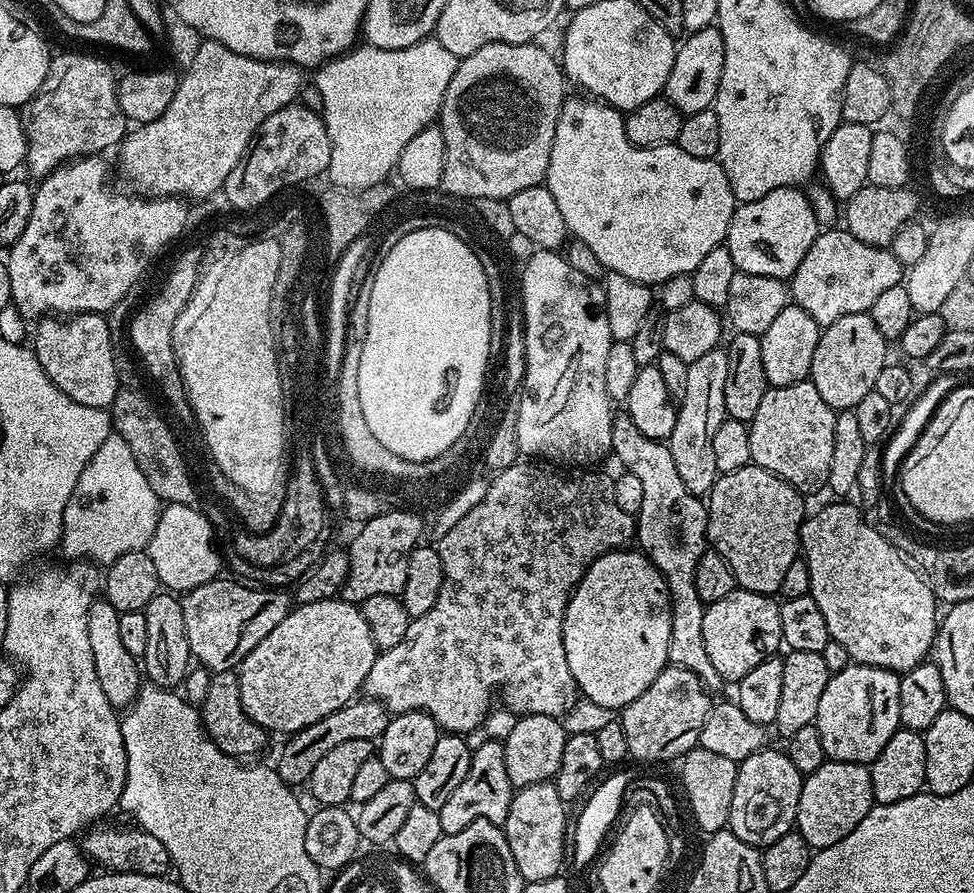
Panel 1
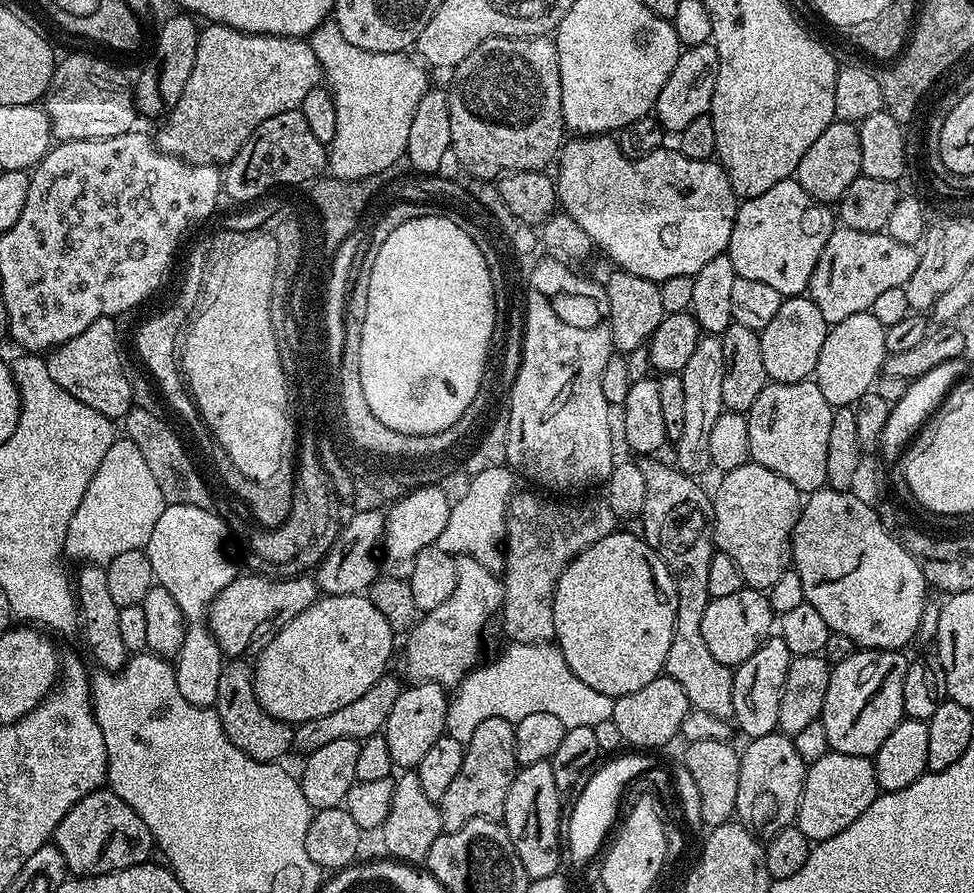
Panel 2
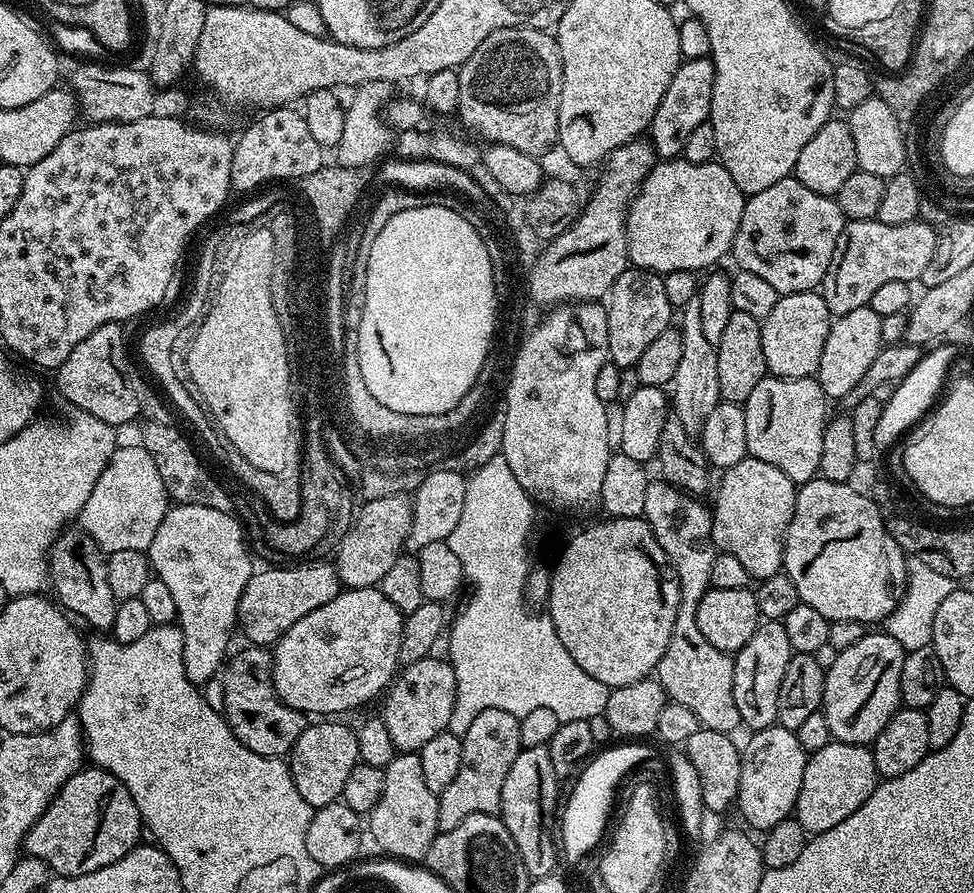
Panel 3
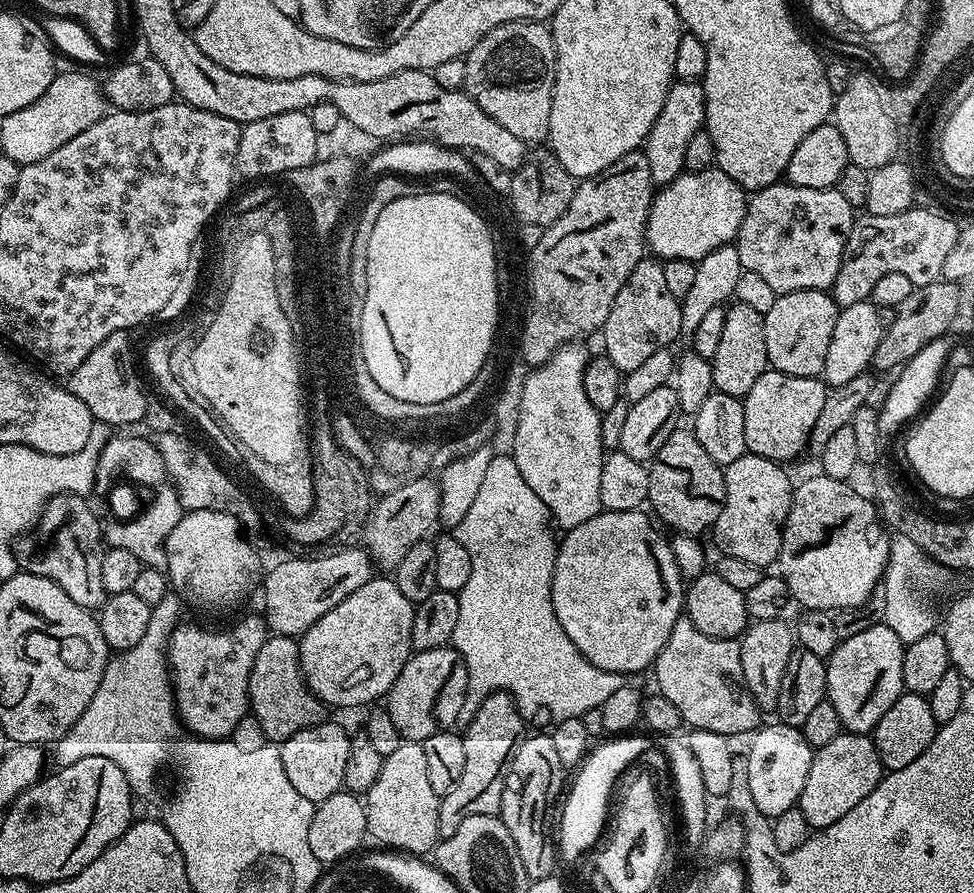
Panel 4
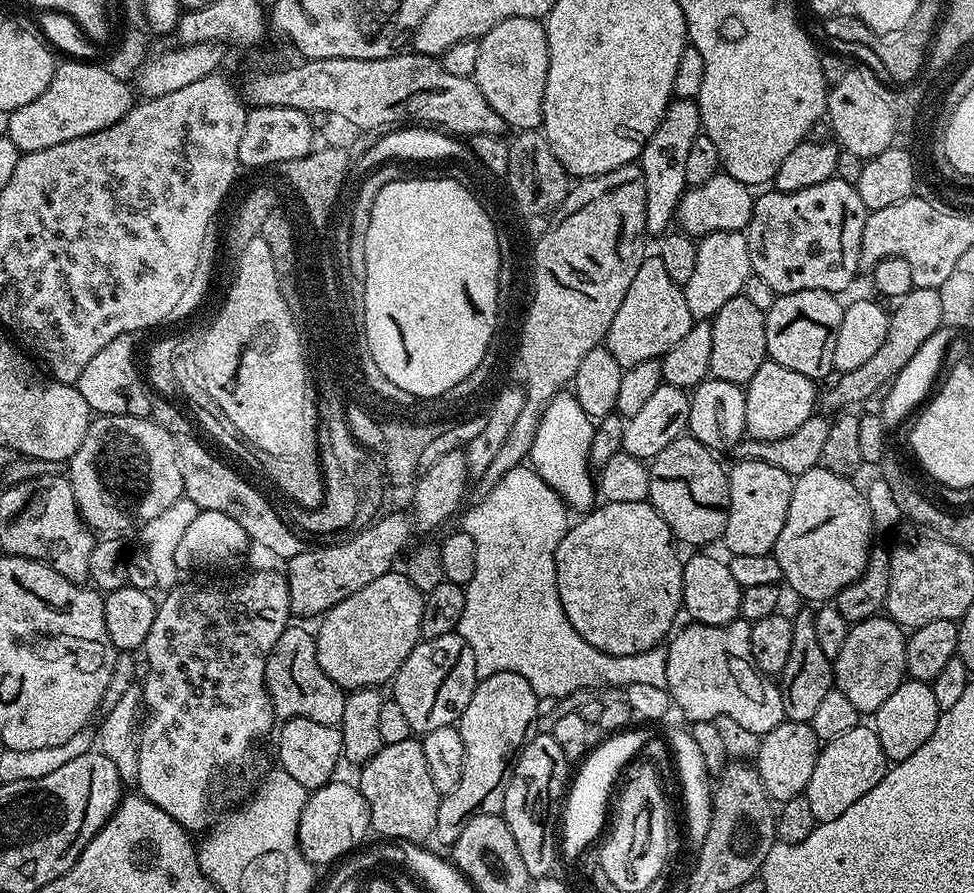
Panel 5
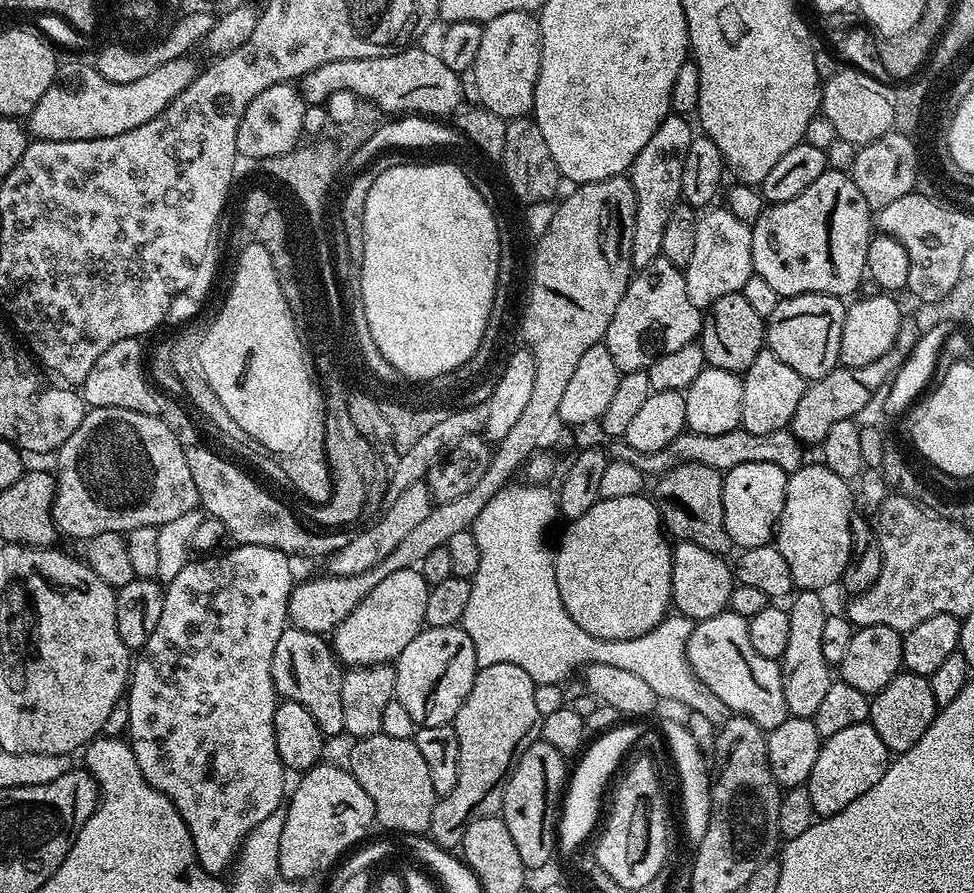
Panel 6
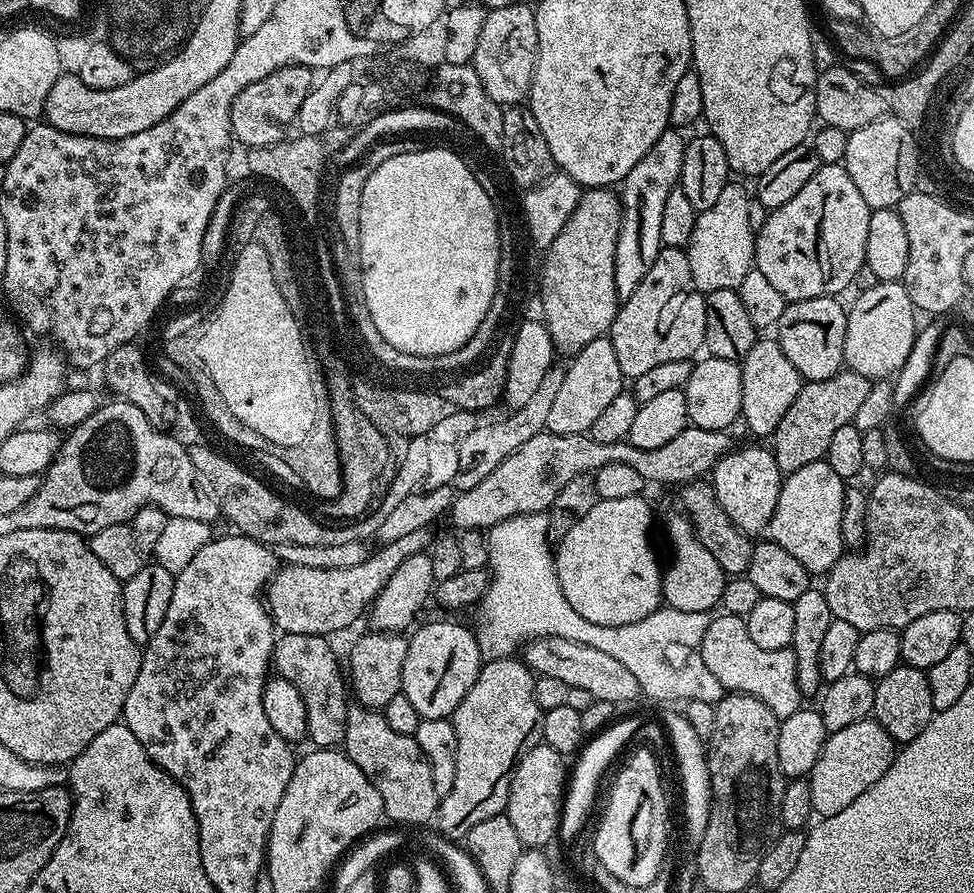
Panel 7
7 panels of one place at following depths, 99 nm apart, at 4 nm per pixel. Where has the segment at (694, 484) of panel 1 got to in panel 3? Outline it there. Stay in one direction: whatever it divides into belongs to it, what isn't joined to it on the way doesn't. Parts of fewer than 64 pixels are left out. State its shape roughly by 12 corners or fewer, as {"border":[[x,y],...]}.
{"border":[[696,299],[678,320],[682,358],[670,408],[699,437],[721,403],[716,345]]}

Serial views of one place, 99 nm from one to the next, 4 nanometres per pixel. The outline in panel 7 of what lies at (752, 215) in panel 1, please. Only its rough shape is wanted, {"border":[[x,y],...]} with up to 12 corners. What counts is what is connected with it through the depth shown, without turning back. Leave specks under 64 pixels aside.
{"border":[[843,163],[755,233],[785,301],[835,298],[865,267],[873,209]]}

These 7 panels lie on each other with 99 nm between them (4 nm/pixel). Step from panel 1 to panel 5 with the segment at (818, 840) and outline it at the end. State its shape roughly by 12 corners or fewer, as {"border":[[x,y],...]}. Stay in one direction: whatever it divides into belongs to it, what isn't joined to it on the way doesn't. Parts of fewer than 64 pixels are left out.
{"border":[[875,727],[821,747],[803,796],[833,820],[882,782]]}

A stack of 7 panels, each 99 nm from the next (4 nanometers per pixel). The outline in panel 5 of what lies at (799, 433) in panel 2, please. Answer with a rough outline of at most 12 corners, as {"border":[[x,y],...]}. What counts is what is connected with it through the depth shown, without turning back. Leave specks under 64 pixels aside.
{"border":[[767,359],[744,397],[747,435],[781,440],[817,411],[818,384]]}

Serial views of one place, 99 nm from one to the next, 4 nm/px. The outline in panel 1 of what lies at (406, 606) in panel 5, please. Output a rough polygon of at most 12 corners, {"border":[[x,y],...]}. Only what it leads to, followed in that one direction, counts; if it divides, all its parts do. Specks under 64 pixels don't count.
{"border":[[343,598],[296,604],[240,663],[242,706],[293,734],[377,655]]}

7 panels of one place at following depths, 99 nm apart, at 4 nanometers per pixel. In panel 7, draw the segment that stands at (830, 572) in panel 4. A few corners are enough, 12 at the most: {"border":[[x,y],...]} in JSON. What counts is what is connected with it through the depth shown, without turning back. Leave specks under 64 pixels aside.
{"border":[[815,460],[783,477],[766,532],[810,574],[845,555],[846,482]]}

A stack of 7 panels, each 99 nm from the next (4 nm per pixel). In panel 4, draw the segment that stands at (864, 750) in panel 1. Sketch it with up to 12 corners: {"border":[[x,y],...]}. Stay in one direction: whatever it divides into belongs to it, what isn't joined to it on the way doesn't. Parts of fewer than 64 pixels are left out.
{"border":[[883,622],[827,657],[841,729],[871,733],[905,692],[906,645]]}

